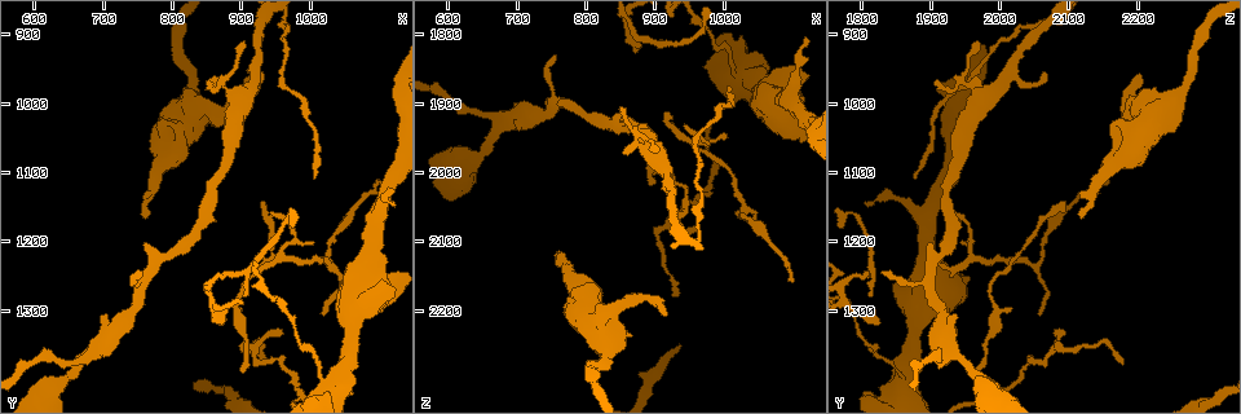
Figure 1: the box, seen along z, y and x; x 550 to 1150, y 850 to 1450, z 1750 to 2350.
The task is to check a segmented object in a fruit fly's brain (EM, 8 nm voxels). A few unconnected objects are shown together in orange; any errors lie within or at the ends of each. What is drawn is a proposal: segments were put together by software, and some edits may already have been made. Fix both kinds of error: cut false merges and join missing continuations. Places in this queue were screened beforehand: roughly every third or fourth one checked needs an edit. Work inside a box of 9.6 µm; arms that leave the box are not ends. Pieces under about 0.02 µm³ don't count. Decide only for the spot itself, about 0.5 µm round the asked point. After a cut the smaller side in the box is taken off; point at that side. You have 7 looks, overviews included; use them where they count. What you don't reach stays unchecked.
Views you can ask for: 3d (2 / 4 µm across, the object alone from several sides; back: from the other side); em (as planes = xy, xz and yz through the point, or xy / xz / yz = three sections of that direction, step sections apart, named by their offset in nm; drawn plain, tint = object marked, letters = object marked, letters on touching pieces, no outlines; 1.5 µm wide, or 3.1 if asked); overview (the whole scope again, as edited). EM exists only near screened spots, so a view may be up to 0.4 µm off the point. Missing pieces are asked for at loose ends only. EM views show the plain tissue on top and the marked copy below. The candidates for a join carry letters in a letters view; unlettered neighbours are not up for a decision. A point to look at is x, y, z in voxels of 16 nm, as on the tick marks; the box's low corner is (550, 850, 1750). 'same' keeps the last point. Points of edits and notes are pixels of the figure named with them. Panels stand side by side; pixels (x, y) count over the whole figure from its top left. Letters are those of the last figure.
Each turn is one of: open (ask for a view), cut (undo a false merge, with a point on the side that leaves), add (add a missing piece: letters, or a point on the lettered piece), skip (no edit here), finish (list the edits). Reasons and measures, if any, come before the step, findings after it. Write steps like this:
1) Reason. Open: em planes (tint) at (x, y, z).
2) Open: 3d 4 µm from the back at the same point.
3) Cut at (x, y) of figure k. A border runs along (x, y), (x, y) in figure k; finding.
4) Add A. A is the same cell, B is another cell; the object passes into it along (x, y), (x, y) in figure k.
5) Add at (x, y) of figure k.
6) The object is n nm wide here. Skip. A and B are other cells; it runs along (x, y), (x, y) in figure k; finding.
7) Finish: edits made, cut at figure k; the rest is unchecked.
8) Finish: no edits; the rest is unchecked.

Branch stops here. Open: 3d 2 µm at (900, 1385, 1965).

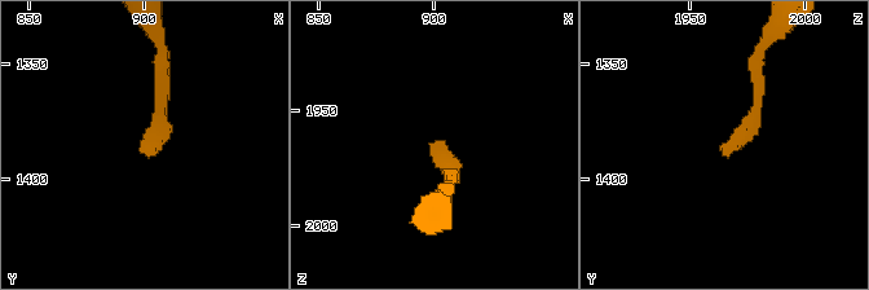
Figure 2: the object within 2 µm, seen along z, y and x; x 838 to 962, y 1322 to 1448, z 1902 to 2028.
Need the tissue. Open: em xz step 4 (letters) at (899, 1388, 1965).

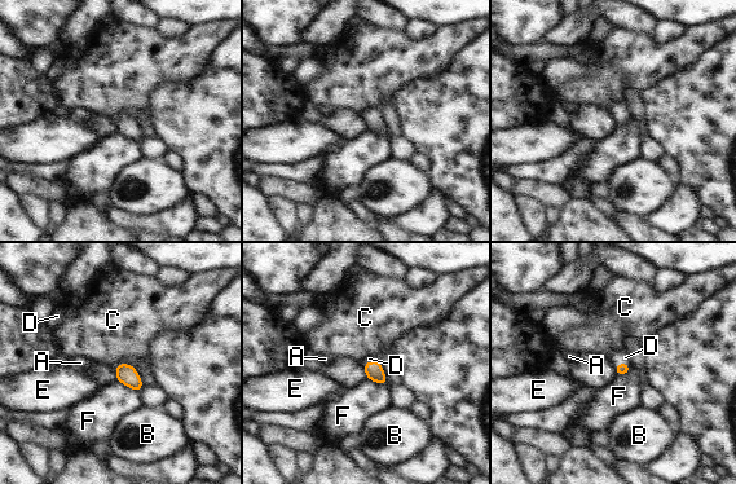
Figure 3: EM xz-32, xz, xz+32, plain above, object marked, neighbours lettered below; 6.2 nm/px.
Cut it another way. Open: em planes (letters) at the same point.

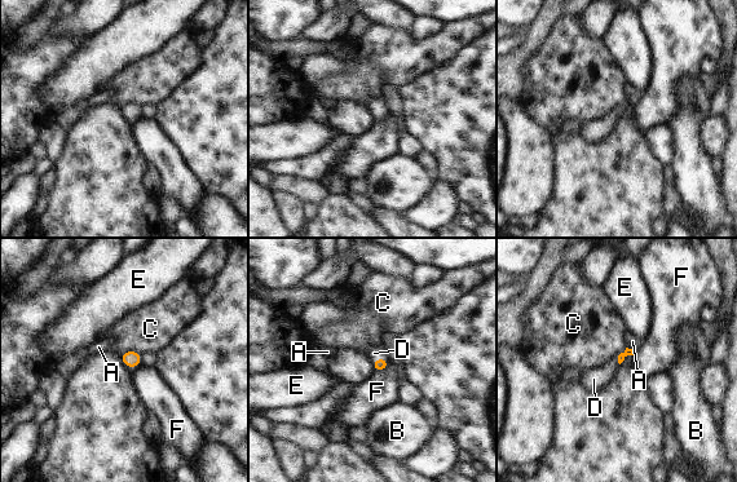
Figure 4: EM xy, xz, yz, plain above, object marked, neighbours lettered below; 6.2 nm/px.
Add D. D is the same cell, A, B, C, E and F are other cells; it goes on there.

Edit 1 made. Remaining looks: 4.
Open: overview.

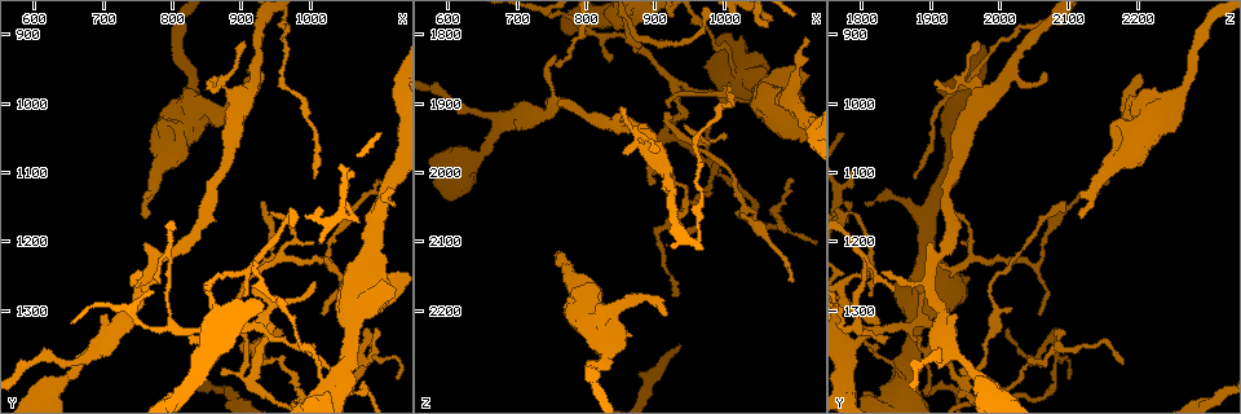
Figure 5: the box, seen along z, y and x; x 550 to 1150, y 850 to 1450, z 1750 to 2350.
Open: em xy step 8 (letters) at (920, 955, 2200).

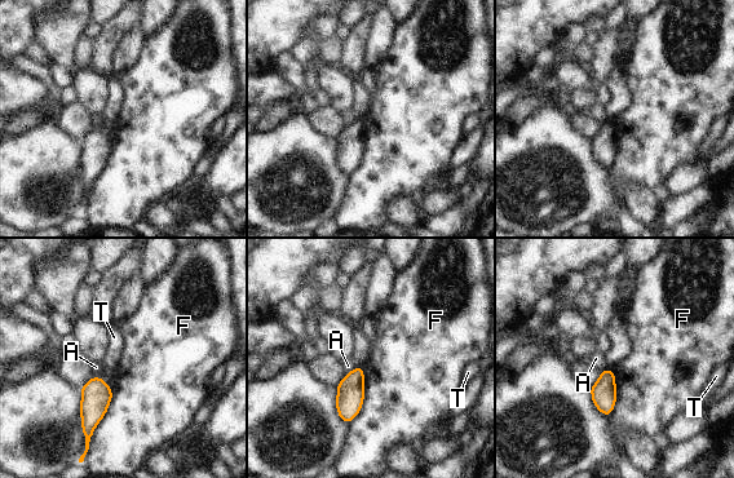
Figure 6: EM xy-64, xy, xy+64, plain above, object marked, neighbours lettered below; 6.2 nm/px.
Cut it another way. Open: em planes (letters) at the same point.

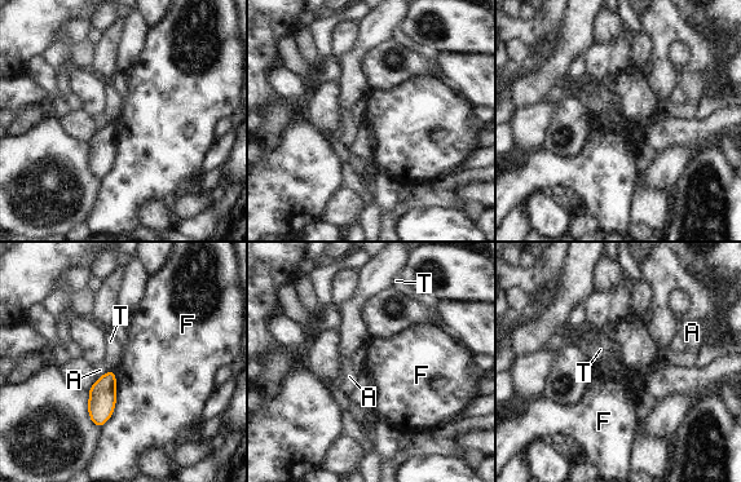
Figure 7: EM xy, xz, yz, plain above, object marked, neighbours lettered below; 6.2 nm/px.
Skip. A, F and T are other cells; a border runs along (115, 371), (114, 411), (100, 427) in figure 7; no lettered piece goes on from it.

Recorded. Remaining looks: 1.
Finish: edits made, add at figure 4; the rest is unchecked.

